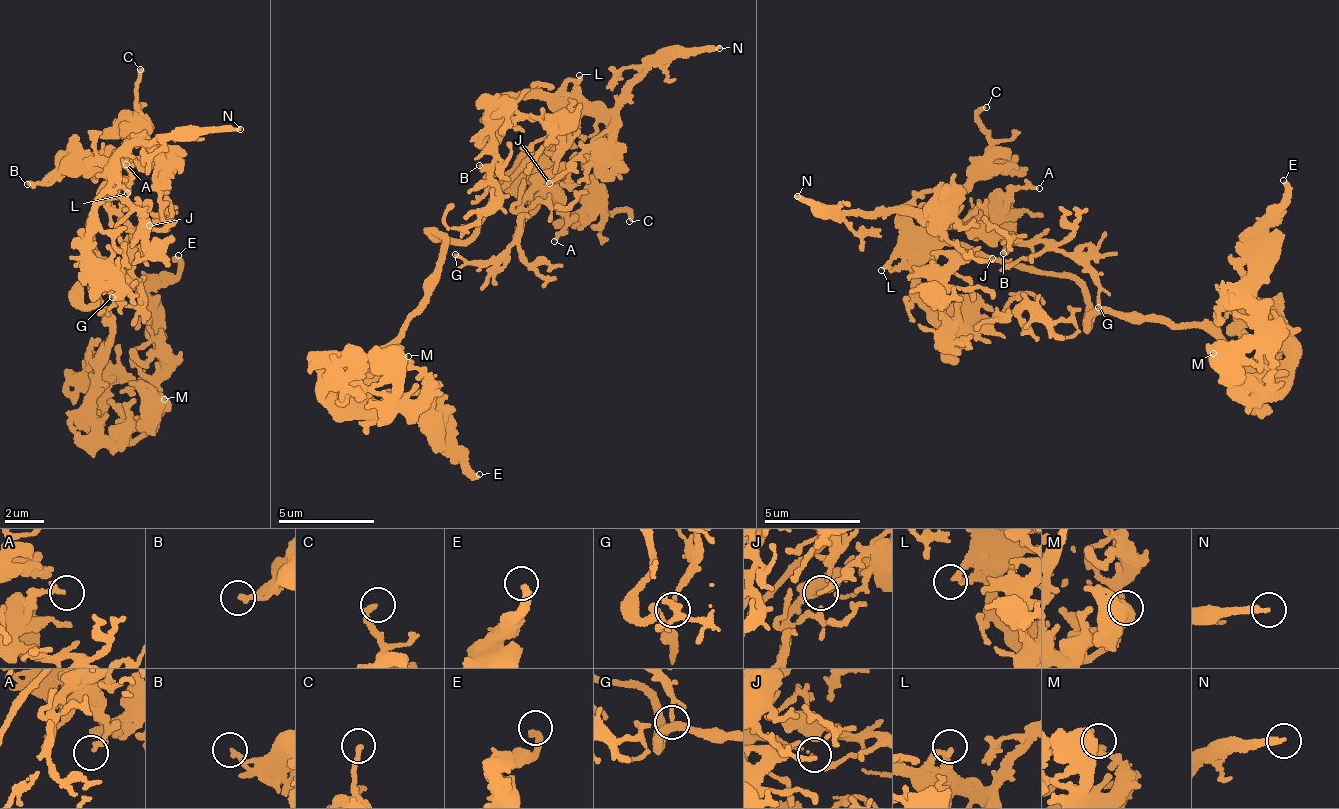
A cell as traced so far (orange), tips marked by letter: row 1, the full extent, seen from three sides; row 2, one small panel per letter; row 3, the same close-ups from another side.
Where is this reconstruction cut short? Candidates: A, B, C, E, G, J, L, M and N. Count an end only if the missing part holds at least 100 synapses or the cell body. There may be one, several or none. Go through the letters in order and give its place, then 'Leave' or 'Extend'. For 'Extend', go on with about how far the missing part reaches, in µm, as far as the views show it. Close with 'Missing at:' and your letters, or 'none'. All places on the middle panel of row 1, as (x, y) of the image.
A: Place: (554, 241). Leave
B: Place: (479, 165). Leave
C: Place: (629, 221). Leave
E: Place: (479, 474). Leave
G: Place: (455, 254). Leave
J: Place: (549, 183). Leave
L: Place: (579, 75). Leave
M: Place: (408, 356). Leave
N: Place: (719, 48). Extend. Missing length about 160 µm
Missing at: N

